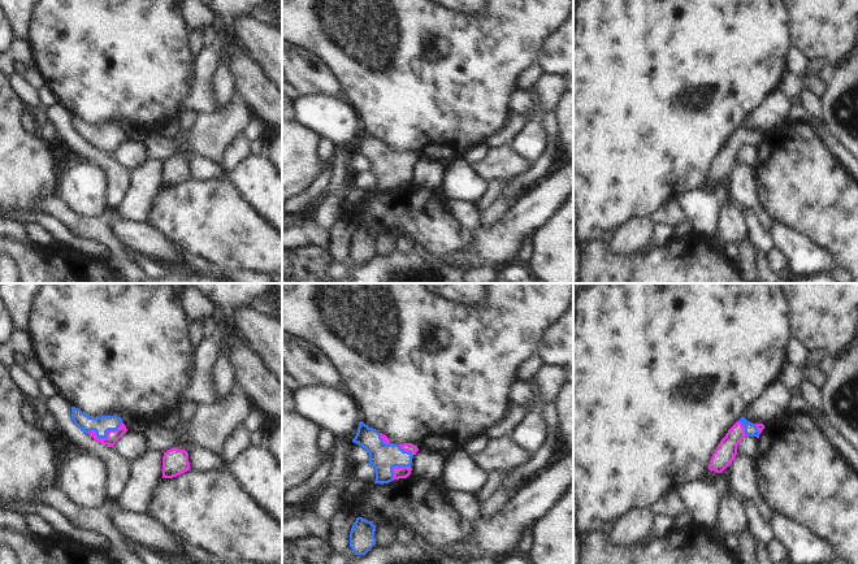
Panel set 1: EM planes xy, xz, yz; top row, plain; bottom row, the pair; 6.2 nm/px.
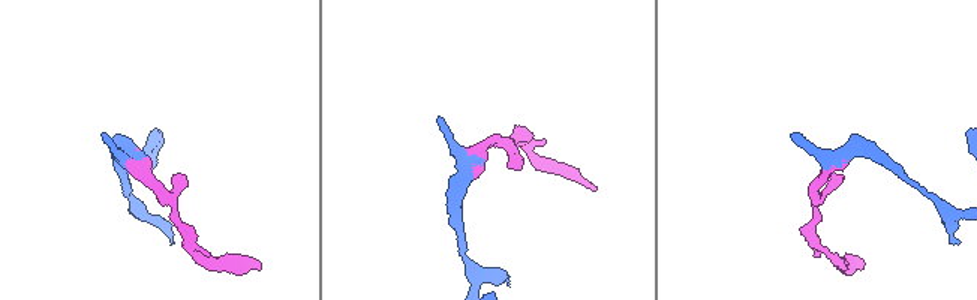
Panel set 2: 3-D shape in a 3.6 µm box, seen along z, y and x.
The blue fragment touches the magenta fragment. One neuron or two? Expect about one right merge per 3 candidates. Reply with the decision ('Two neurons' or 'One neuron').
One neuron.

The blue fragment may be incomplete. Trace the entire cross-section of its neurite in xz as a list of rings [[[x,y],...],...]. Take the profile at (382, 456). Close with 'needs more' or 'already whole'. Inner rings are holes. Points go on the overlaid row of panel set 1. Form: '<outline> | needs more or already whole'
[[[359,422],[354,443],[365,448],[369,454],[369,463],[376,469],[374,483],[389,483],[394,480],[407,478],[411,474],[412,457],[419,451],[412,443],[395,444],[389,438]]] | needs more

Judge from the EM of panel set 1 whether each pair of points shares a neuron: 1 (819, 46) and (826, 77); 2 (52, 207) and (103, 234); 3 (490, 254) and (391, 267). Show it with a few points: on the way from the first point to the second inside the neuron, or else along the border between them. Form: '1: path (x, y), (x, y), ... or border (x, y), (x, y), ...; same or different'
1: border (828, 63), (835, 68); different
2: path (65, 217), (79, 228), (90, 229); same
3: path (466, 256), (453, 269), (416, 267); same

